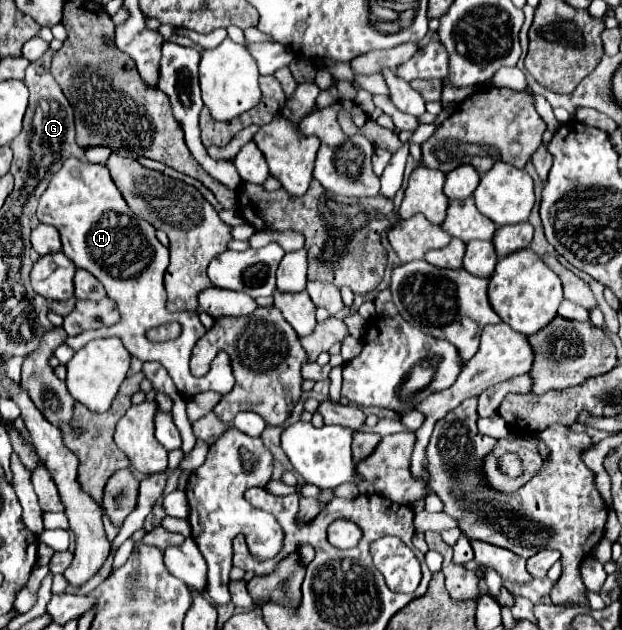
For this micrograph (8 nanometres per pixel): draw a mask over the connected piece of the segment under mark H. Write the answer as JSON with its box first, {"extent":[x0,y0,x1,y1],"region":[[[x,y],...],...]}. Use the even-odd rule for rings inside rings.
{"extent":[38,158,234,396],"region":[[[68,158],[62,168],[52,176],[48,188],[40,196],[38,220],[44,224],[50,224],[58,228],[62,236],[62,252],[78,266],[88,270],[92,276],[100,280],[100,284],[106,288],[108,298],[112,298],[122,314],[120,322],[112,328],[102,330],[88,330],[78,336],[68,336],[64,340],[66,346],[70,346],[74,352],[84,348],[94,338],[120,338],[124,348],[140,358],[156,360],[160,362],[168,374],[172,376],[178,392],[182,396],[194,396],[198,392],[214,390],[214,392],[230,392],[234,386],[234,376],[230,368],[230,360],[226,352],[218,352],[216,358],[210,364],[210,370],[206,376],[194,376],[188,368],[192,348],[196,342],[206,334],[206,328],[198,320],[196,312],[168,312],[166,310],[166,290],[164,290],[164,272],[168,266],[168,248],[162,246],[156,238],[156,228],[138,218],[124,198],[120,196],[116,184],[112,182],[106,166],[102,164],[90,164],[82,162],[78,158]],[[168,322],[180,322],[182,334],[176,340],[168,342],[148,342],[146,330],[156,328]]]}

